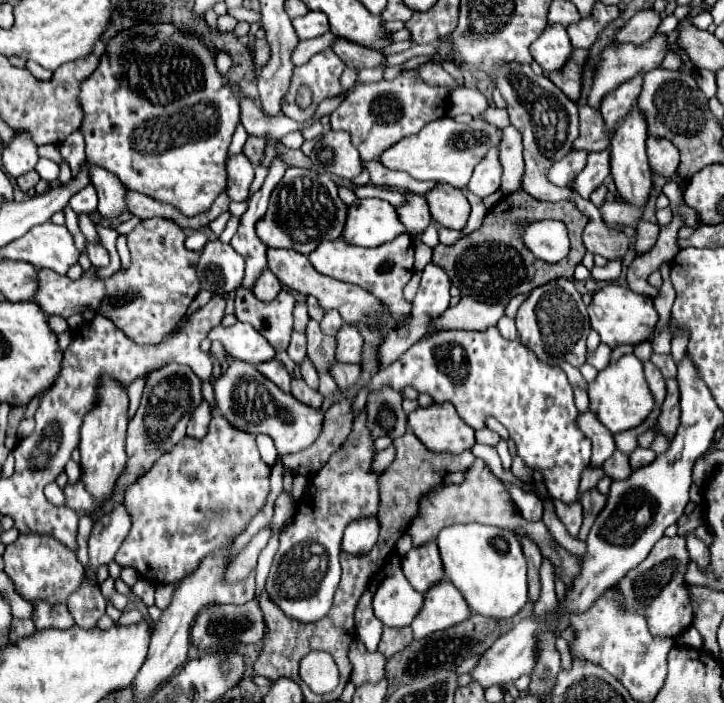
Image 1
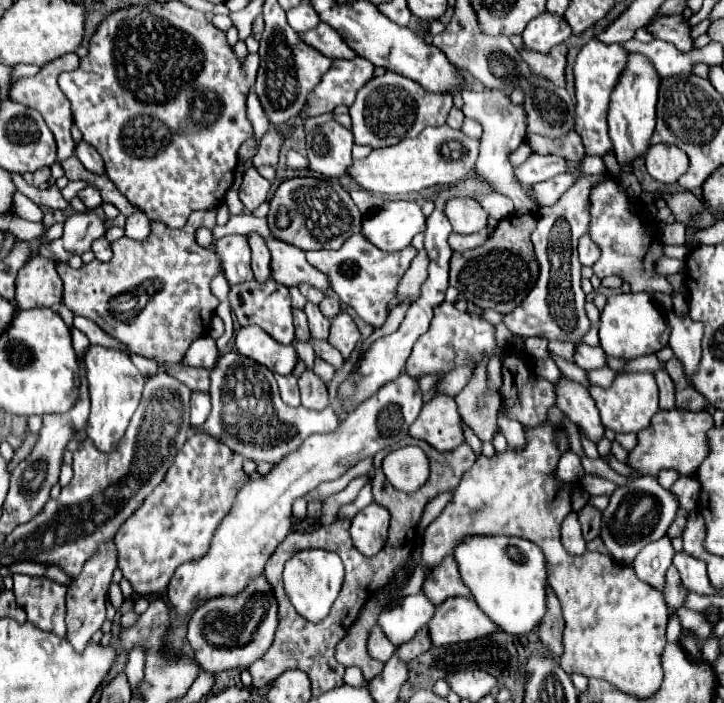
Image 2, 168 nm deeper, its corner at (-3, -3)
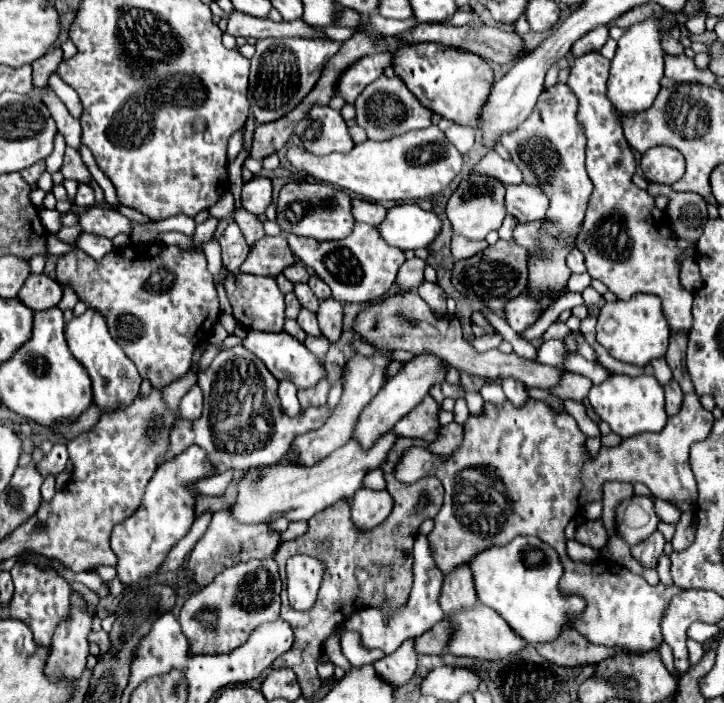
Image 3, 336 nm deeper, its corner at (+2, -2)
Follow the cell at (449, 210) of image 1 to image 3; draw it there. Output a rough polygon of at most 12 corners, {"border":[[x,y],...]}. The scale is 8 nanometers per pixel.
{"border":[[470,174],[446,206],[454,232],[484,240],[504,216],[506,186]]}

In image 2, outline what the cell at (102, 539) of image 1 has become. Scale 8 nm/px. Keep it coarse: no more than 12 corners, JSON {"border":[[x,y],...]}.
{"border":[[101,545],[67,589],[67,639],[83,651],[105,621],[117,569]]}

